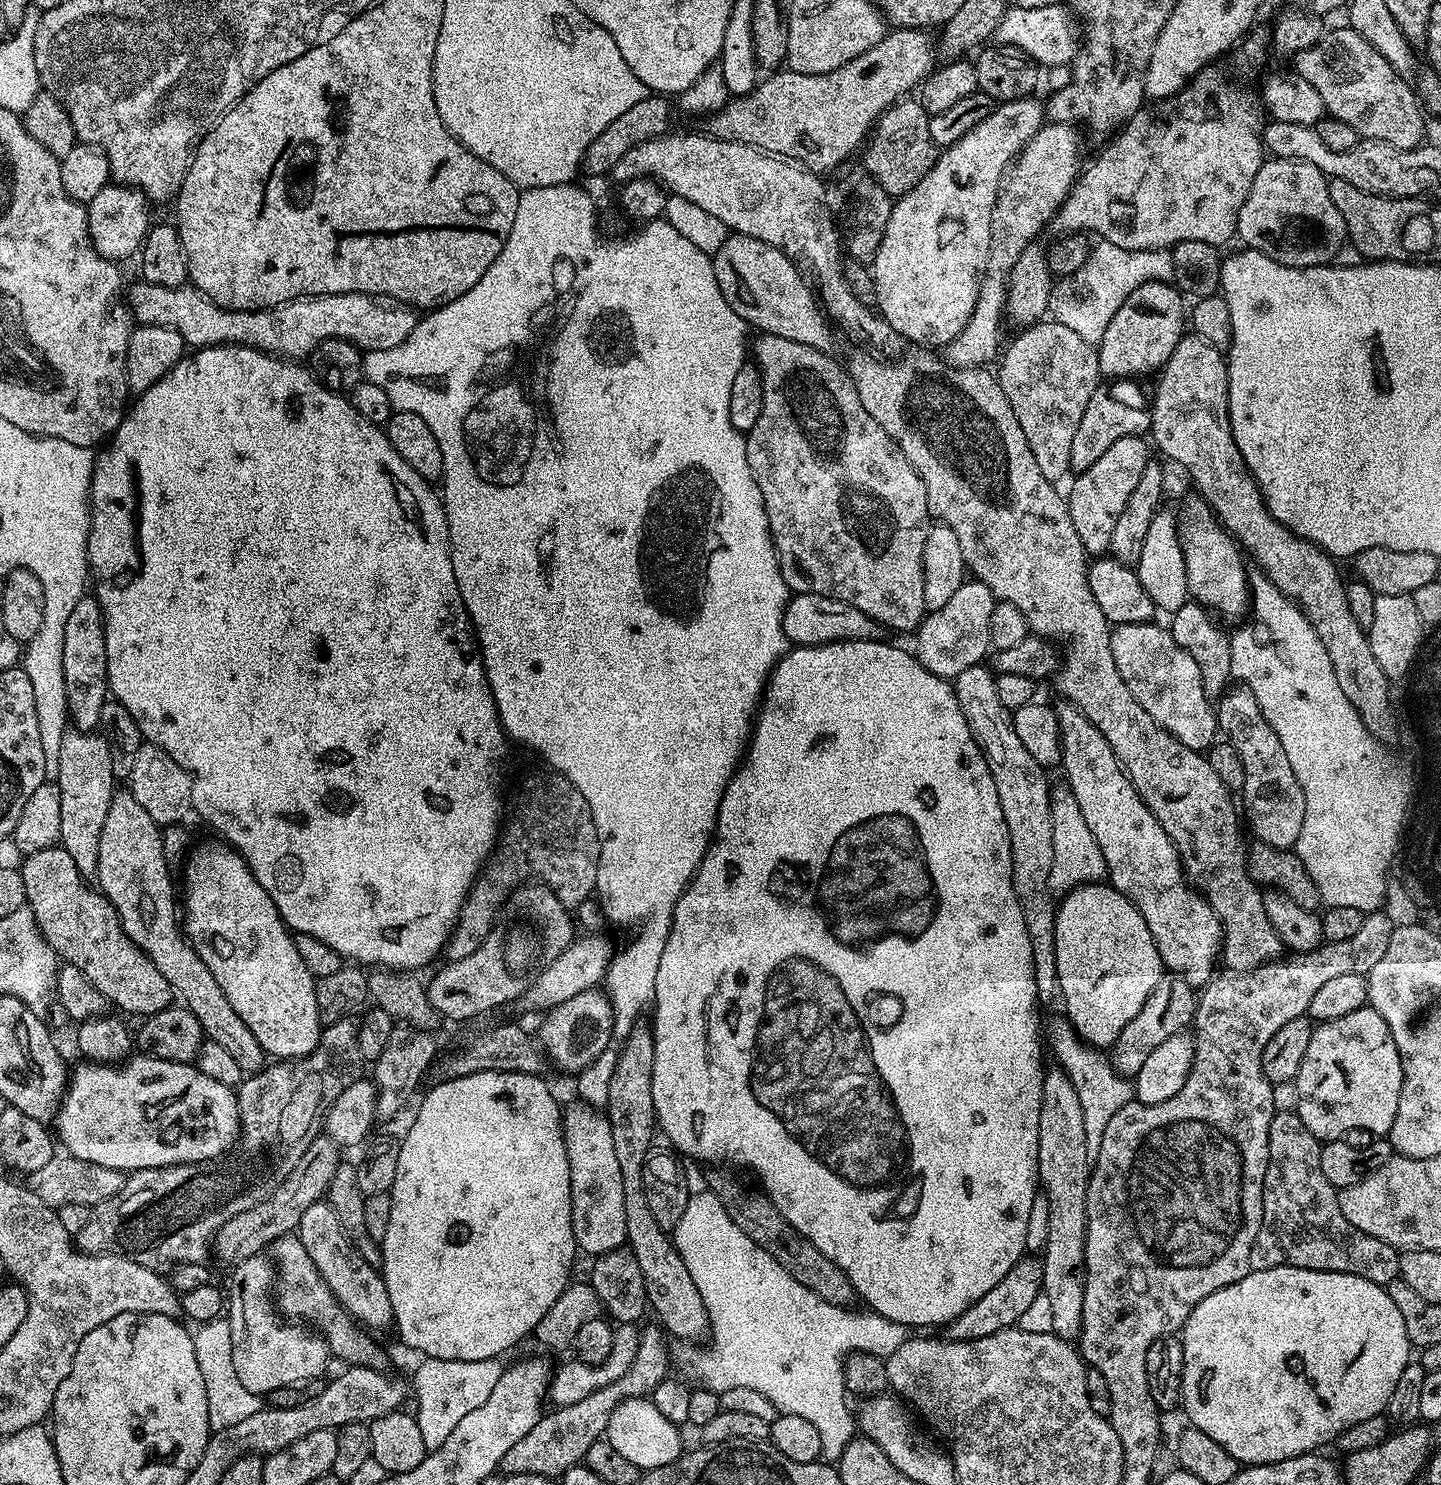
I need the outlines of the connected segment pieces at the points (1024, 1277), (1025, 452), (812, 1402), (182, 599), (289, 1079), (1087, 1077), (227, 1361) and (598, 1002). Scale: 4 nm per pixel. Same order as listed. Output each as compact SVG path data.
M1022 1258L994 1286L994 1290L986 1290L982 1298L974 1306L962 1310L958 1318L954 1318L946 1325L946 1336L950 1340L973 1340L986 1338L986 1334L998 1334L1007 1328L1015 1328L1020 1323L1022 1313L1034 1302L1034 1298L1041 1296L1043 1290L1043 1266L1036 1258Z
M864 351L865 353L856 352L849 360L846 360L846 371L852 377L854 386L858 390L858 398L862 398L862 406L866 406L866 414L870 414L870 418L874 418L874 422L878 422L878 426L882 426L882 430L886 430L886 434L890 434L890 438L902 450L902 454L910 462L912 469L922 478L922 482L926 486L929 513L939 523L950 526L950 530L954 530L954 534L958 538L958 546L962 546L965 569L975 579L985 584L995 594L997 600L1005 600L1012 603L1013 606L1018 606L1018 610L1022 610L1022 618L1026 618L1029 629L1035 635L1046 636L1049 640L1063 645L1062 663L1054 677L1054 683L1060 687L1060 692L1064 695L1061 697L1067 703L1078 706L1078 710L1082 710L1082 714L1086 714L1086 718L1090 718L1090 722L1094 722L1094 726L1098 726L1098 730L1102 730L1102 738L1106 738L1106 742L1110 742L1110 750L1114 750L1114 754L1120 765L1123 766L1125 774L1130 778L1134 790L1140 795L1142 802L1150 810L1150 814L1154 814L1154 818L1158 818L1158 822L1164 827L1166 834L1180 852L1180 860L1184 863L1184 875L1187 876L1189 884L1204 897L1205 902L1214 910L1214 914L1218 914L1220 926L1224 929L1223 967L1225 964L1228 967L1225 969L1229 973L1252 972L1258 966L1268 963L1269 960L1277 959L1281 955L1282 945L1274 926L1270 926L1270 918L1266 918L1264 892L1261 885L1257 884L1252 875L1248 873L1247 862L1250 848L1247 843L1244 845L1244 836L1240 833L1242 820L1238 815L1237 805L1236 808L1232 805L1233 797L1218 778L1218 774L1214 774L1214 769L1210 767L1207 755L1204 752L1190 750L1190 746L1182 746L1182 742L1178 742L1178 738L1174 738L1163 726L1154 722L1154 718L1150 718L1150 714L1146 714L1146 710L1142 710L1138 698L1134 698L1134 694L1130 694L1130 686L1126 686L1126 682L1122 682L1122 674L1118 674L1118 666L1114 666L1110 625L1106 614L1102 614L1102 610L1098 607L1098 602L1094 602L1094 594L1090 590L1090 582L1088 581L1089 561L1086 559L1082 542L1078 538L1078 530L1074 530L1074 522L1070 522L1067 499L1061 493L1059 496L1056 493L1057 485L1053 481L1047 480L1042 474L1042 470L1038 470L1038 462L1034 462L1034 454L1030 454L1030 442L1026 442L1026 434L1022 434L1022 426L1018 426L1018 418L1014 418L1014 410L1010 410L1010 402L1002 390L999 379L993 373L991 376L987 372L989 369L984 366L958 368L956 365L948 363L947 359L940 357L939 360L932 353L935 351L912 351L916 352L910 353L909 356L901 355L899 357L901 360L897 364L891 364L890 361L884 360L888 358L881 358L879 355L869 354L867 351Z
M707 1190L693 1191L689 1195L686 1202L686 1214L682 1214L682 1218L678 1218L678 1222L675 1228L671 1229L670 1235L672 1244L686 1262L686 1270L690 1270L690 1278L694 1278L694 1286L698 1286L698 1294L702 1294L702 1302L708 1311L708 1326L712 1345L709 1348L692 1346L689 1347L692 1349L688 1352L688 1372L696 1379L695 1383L701 1388L709 1388L711 1392L722 1393L726 1390L735 1390L737 1386L747 1386L749 1390L758 1390L761 1394L766 1394L766 1398L770 1398L770 1402L774 1402L777 1413L798 1414L798 1418L807 1418L817 1428L818 1435L822 1437L821 1457L828 1462L839 1461L842 1450L846 1450L846 1446L858 1432L857 1417L854 1415L853 1409L852 1412L848 1409L850 1397L848 1391L844 1388L844 1361L853 1352L868 1352L871 1356L881 1358L894 1354L894 1350L898 1350L898 1346L902 1346L902 1342L909 1340L909 1325L887 1320L885 1316L879 1316L877 1312L871 1310L855 1312L855 1307L852 1306L834 1306L830 1302L822 1302L822 1298L818 1298L818 1294L806 1290L806 1286L802 1286L802 1282L798 1282L778 1261L770 1258L770 1254L766 1254L766 1250L761 1244L750 1242L750 1238L746 1238L746 1234L742 1234L742 1230L738 1230L738 1226L734 1226L730 1214L726 1214L726 1206L722 1206L722 1202L718 1202L716 1195Z
M215 344L209 348L195 349L179 360L165 376L158 378L154 386L135 397L136 405L134 400L124 420L107 441L103 449L105 452L96 456L90 497L92 521L88 531L88 571L94 588L96 584L94 595L104 615L108 690L117 702L130 710L130 718L138 722L141 737L147 743L166 750L166 754L170 754L178 766L188 771L192 778L192 807L195 815L200 815L220 835L217 837L223 838L240 853L254 878L258 878L262 890L266 890L274 906L278 906L278 914L293 933L310 934L320 942L326 942L345 961L360 966L420 970L416 968L430 963L439 952L441 955L445 951L448 937L460 918L460 908L468 897L465 880L471 877L474 866L480 864L480 856L487 853L490 822L496 820L496 758L502 758L504 746L510 741L496 728L496 712L490 710L495 704L494 694L484 673L484 662L480 658L472 619L468 616L458 582L454 578L452 551L448 545L448 523L437 489L435 492L432 489L435 487L429 481L422 479L410 466L406 466L406 462L402 462L402 458L398 458L398 450L390 446L387 431L381 425L366 422L366 418L354 410L347 395L331 392L317 380L311 367L304 365L303 368L300 364L303 363L292 358L271 356L268 352L241 344Z
M352 1018L327 1025L320 1033L318 1046L309 1056L269 1063L241 1079L235 1089L236 1105L240 1111L240 1135L235 1147L223 1156L200 1160L197 1164L168 1164L165 1168L143 1168L131 1173L124 1181L123 1192L106 1202L92 1205L90 1222L75 1233L75 1247L81 1252L125 1256L138 1262L138 1266L157 1270L177 1264L205 1263L216 1239L216 1231L230 1218L250 1210L250 1206L258 1206L258 1202L273 1195L278 1178L283 1177L288 1169L298 1166L298 1158L302 1158L313 1138L321 1135L324 1116L338 1094L361 1079L363 1072L360 1071L366 1067L366 1061L356 1037L357 1027L357 1021Z
M1059 1018L1053 1022L1050 1032L1046 1034L1046 1042L1052 1046L1052 1052L1056 1055L1055 1062L1069 1076L1070 1082L1078 1092L1079 1105L1082 1106L1083 1129L1086 1130L1087 1157L1092 1162L1098 1158L1098 1149L1102 1147L1102 1134L1106 1125L1122 1106L1133 1103L1134 1092L1131 1087L1116 1088L1118 1077L1113 1069L1112 1061L1101 1049L1085 1044L1080 1036L1072 1028L1072 1024L1066 1018Z
M227 1319L208 1320L195 1329L194 1358L198 1358L198 1370L202 1370L202 1382L206 1382L206 1402L208 1403L208 1427L212 1432L226 1430L226 1426L234 1426L234 1422L242 1422L250 1418L250 1414L258 1414L262 1407L259 1395L238 1380L234 1374L232 1361L232 1343L230 1342L230 1326Z
M603 991L574 994L574 998L566 998L545 1016L548 1017L540 1028L540 1036L538 1032L538 1043L545 1057L564 1072L579 1074L613 1043L612 1003Z

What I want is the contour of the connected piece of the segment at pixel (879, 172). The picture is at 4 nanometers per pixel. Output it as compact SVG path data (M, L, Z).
M901 98L891 104L876 121L866 143L863 145L864 168L876 184L893 198L904 196L934 166L938 146L930 138L929 114L920 105L919 99Z

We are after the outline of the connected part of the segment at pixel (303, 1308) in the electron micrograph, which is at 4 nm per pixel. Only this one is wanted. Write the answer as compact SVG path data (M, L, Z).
M299 1235L279 1236L270 1245L270 1256L274 1261L274 1304L289 1321L303 1322L315 1329L328 1344L329 1353L335 1359L337 1356L338 1359L345 1360L345 1365L379 1369L385 1367L383 1350L334 1298L322 1274L318 1274L314 1262L310 1262L306 1246L302 1246Z

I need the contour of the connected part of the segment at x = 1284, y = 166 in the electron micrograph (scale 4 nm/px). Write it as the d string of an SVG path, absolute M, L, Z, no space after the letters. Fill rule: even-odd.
M1265 159L1250 186L1250 194L1246 194L1246 202L1242 202L1236 236L1244 239L1247 247L1274 258L1282 266L1313 268L1333 263L1348 240L1348 231L1338 206L1330 198L1328 182L1329 177L1318 166L1310 166L1310 162Z

